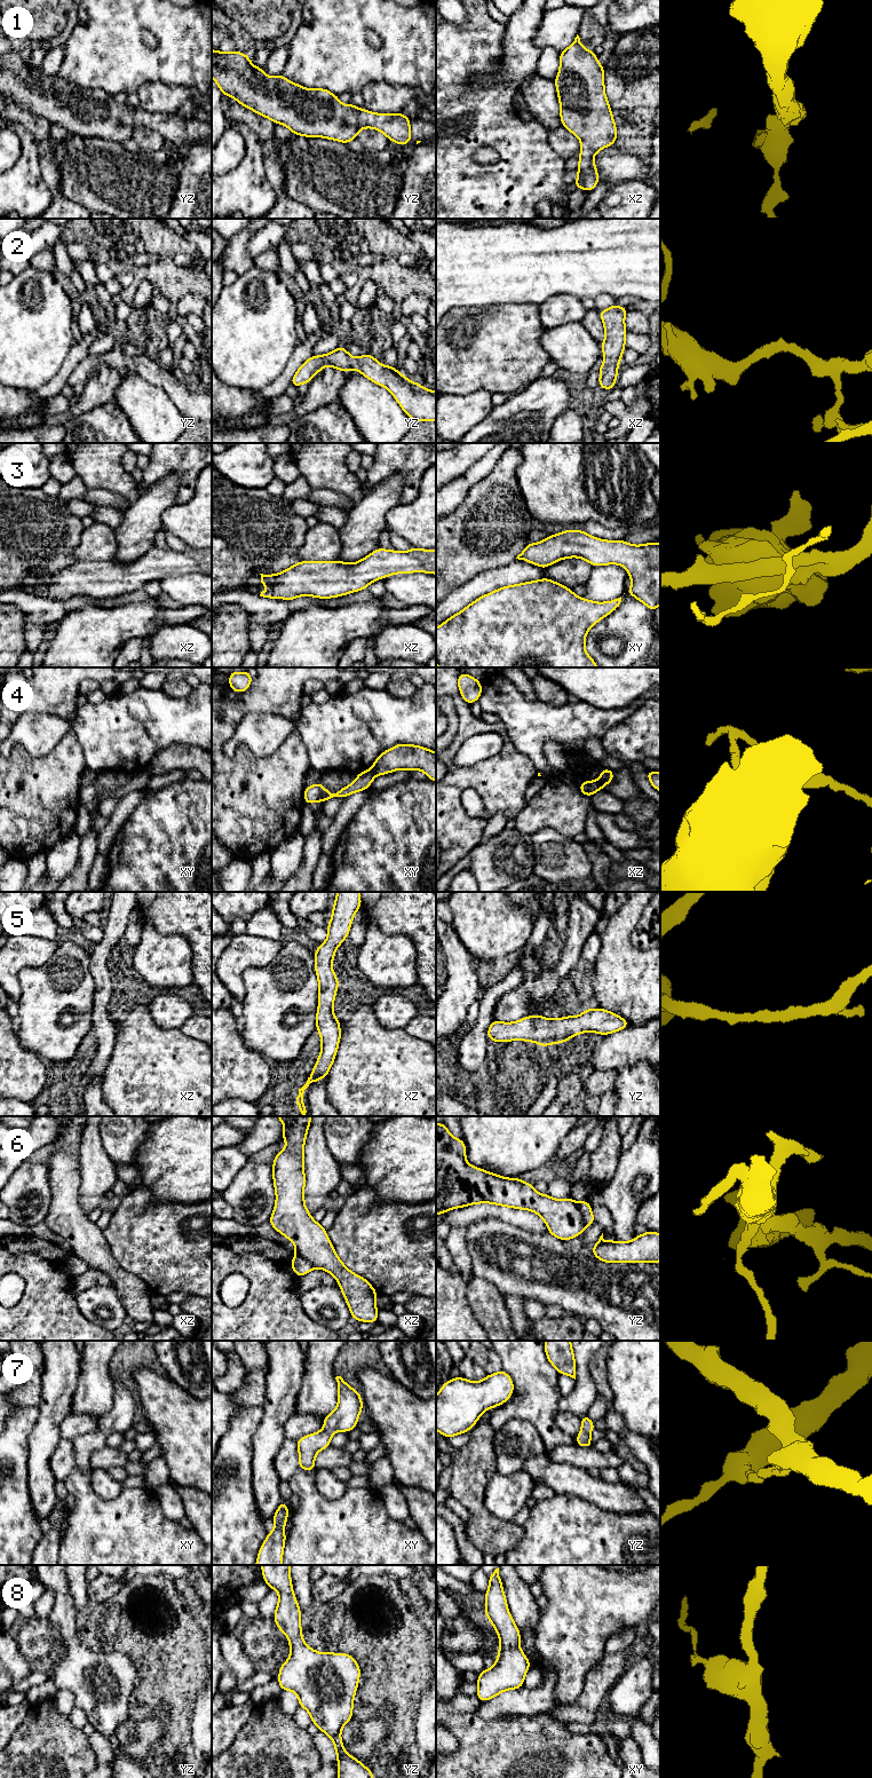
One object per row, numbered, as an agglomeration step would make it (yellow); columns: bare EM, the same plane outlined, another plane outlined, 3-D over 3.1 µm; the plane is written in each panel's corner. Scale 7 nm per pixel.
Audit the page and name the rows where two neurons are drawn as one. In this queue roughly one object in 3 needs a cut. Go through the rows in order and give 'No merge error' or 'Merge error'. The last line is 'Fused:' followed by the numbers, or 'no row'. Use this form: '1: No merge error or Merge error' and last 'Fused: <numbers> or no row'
1: No merge error
2: No merge error
3: No merge error
4: Merge error
5: No merge error
6: No merge error
7: No merge error
8: No merge error
Fused: 4

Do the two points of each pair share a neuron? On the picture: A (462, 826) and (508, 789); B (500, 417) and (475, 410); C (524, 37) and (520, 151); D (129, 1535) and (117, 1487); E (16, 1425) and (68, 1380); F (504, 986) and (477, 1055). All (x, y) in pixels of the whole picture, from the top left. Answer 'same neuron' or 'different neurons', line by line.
A: same neuron
B: different neurons
C: different neurons
D: different neurons
E: different neurons
F: same neuron

